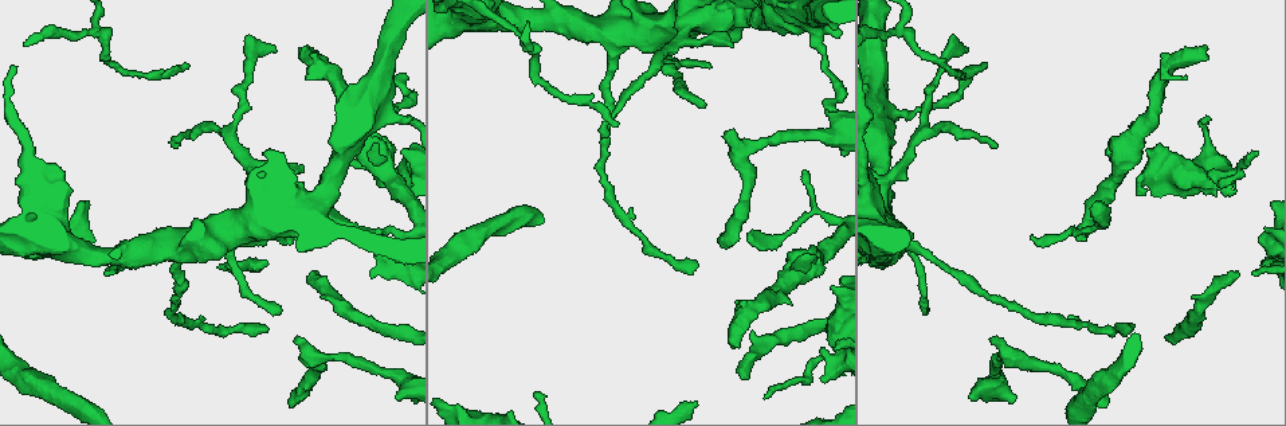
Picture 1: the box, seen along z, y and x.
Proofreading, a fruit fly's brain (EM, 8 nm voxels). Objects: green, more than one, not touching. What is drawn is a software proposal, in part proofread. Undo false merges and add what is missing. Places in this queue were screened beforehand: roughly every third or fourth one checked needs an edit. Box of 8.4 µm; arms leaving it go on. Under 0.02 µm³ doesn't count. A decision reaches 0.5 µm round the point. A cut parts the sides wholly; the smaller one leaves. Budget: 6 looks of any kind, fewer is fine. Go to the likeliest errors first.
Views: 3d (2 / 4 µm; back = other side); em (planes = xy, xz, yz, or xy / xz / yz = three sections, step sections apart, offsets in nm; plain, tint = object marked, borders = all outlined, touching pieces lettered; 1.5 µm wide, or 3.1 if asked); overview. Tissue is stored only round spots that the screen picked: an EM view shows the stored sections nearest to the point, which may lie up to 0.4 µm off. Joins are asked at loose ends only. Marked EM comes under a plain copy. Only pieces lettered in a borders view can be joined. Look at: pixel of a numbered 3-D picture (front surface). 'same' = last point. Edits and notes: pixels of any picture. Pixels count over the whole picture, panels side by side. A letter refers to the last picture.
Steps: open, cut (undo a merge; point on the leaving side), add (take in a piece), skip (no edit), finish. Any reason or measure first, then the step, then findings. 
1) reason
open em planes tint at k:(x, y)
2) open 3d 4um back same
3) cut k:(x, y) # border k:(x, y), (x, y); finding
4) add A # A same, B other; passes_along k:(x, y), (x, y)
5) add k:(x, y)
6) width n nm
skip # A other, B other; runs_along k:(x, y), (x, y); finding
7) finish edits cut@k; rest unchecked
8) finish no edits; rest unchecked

an open end
open em xz step 4 tint at 1:(301, 56)

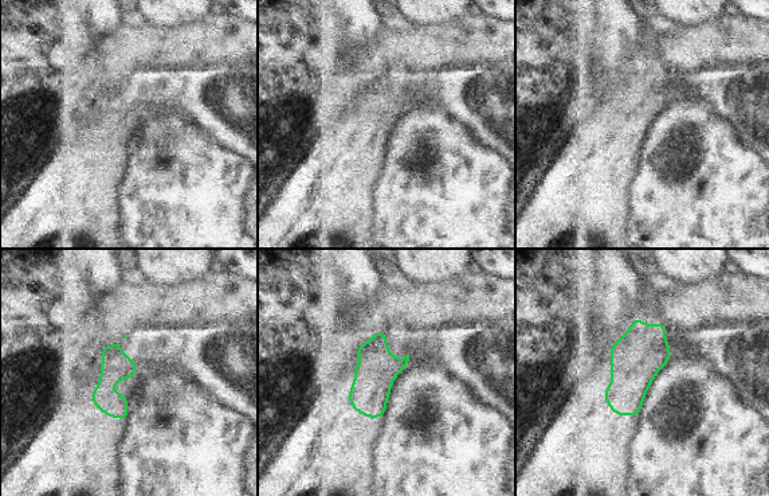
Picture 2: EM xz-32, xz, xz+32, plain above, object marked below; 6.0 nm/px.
what lies round it
open em xz step 4 borders same

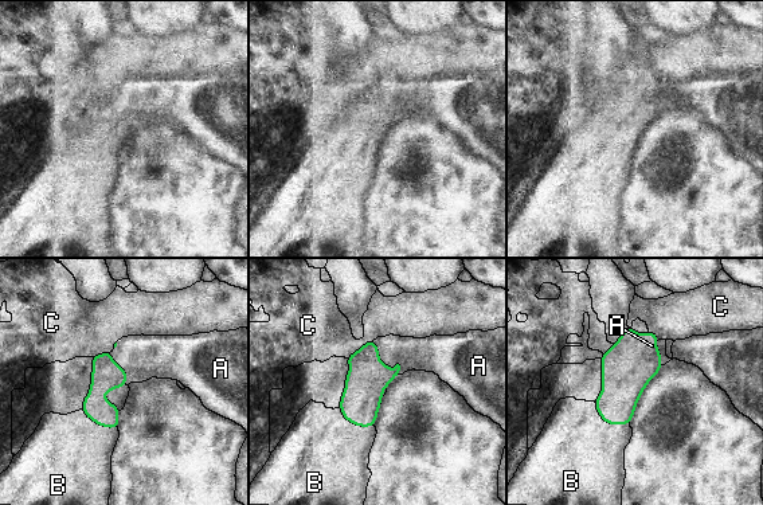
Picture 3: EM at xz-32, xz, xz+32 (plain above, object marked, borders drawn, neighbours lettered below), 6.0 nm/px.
add B # A other, B same, C other; passes_along 3:(622, 384), (607, 423), (580, 455); it goes on there

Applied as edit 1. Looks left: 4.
see it whole again
open overview

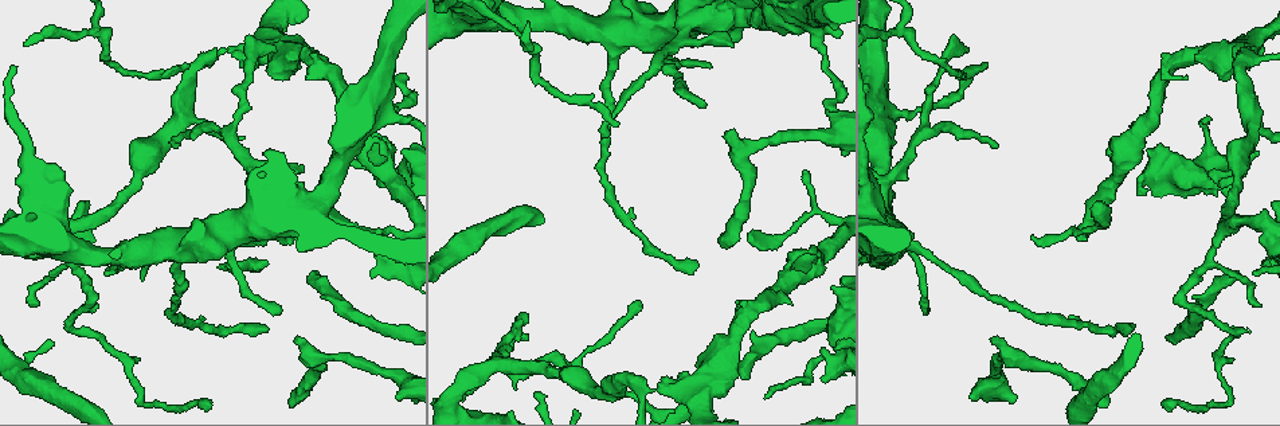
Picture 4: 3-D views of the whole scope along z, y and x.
branch point
open em xz step 4 borders at 4:(537, 50)

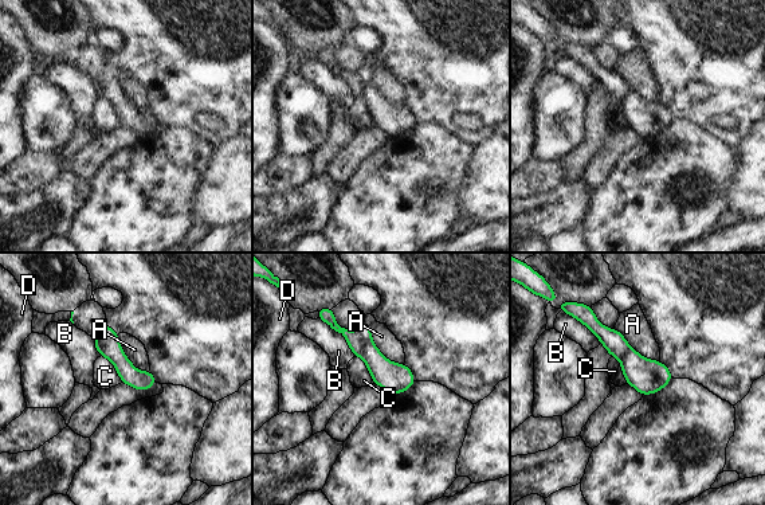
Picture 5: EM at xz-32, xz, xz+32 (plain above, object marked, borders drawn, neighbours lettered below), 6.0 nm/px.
cut 5:(389, 376) # A other, B other, C other, D other; border 5:(356, 332), (363, 343), (360, 356); a second cell is stuck on

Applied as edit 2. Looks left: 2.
open overview

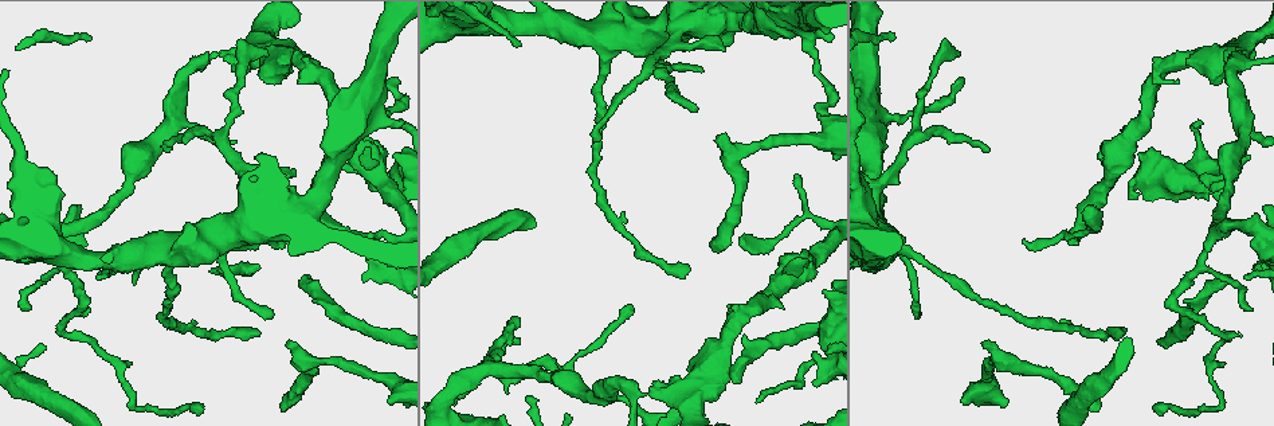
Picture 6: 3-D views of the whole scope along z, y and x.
open em planes borders at 6:(1227, 173)

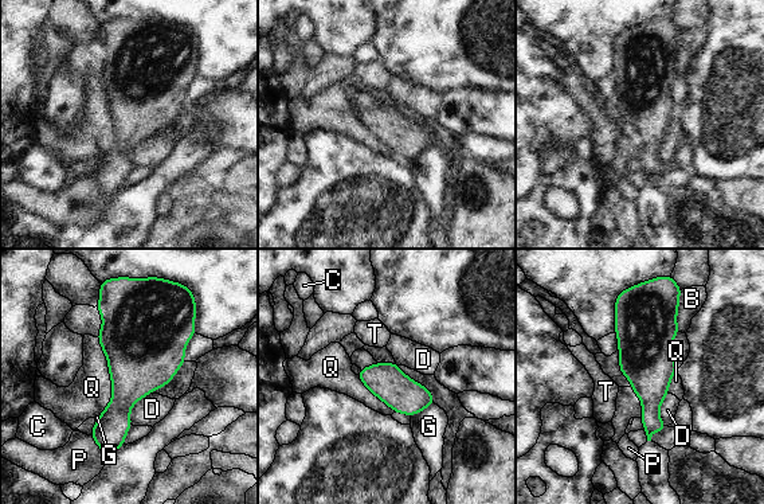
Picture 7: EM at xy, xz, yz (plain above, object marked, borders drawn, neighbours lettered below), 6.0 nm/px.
width 220 nm
skip # B other, C other, D other, G other, P other, Q other, T other; border 7:(152, 391), (132, 407), (132, 425); all the same cell

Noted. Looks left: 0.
finish edits add@3, cut@5; rest unchecked

